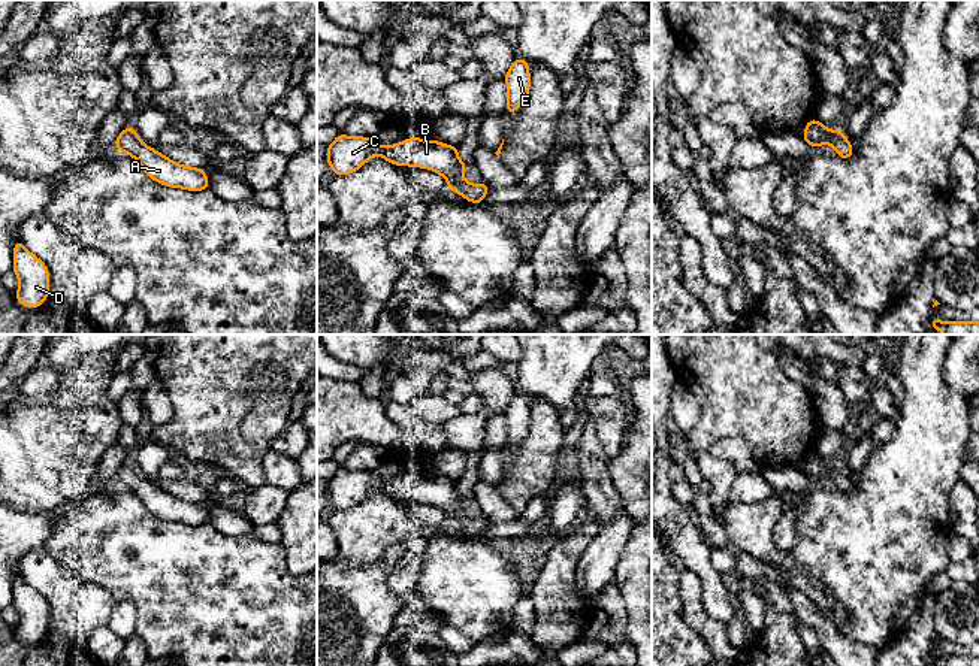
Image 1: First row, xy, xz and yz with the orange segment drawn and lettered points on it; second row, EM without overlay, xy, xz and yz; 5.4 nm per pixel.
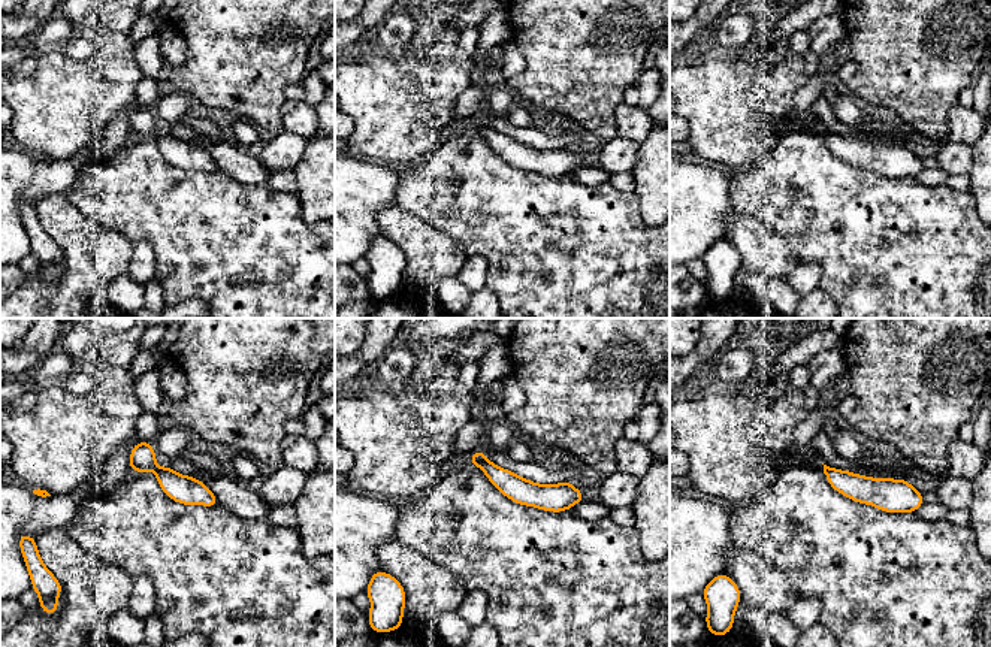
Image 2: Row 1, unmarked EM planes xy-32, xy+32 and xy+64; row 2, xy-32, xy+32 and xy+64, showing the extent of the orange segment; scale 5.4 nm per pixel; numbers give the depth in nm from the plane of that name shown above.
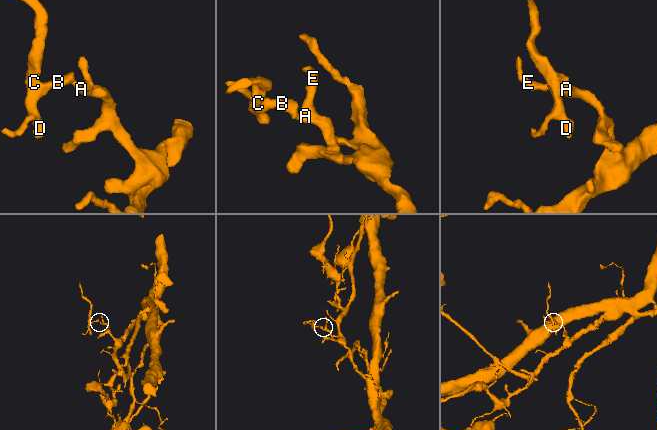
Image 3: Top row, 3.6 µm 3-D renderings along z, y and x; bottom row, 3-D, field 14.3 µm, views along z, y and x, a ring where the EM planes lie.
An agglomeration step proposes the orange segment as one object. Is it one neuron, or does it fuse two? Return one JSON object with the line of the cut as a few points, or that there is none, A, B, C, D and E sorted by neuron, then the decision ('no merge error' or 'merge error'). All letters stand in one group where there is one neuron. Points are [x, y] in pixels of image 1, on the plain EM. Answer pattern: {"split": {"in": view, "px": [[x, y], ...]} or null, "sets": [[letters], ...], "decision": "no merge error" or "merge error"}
{"split": null, "sets": [["A", "B", "C", "D", "E"]], "decision": "no merge error"}

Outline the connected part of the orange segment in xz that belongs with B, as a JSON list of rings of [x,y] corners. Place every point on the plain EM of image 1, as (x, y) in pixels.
[[[339,469],[326,482],[327,500],[336,511],[354,508],[372,491],[381,490],[390,499],[411,500],[433,505],[445,512],[448,524],[463,530],[468,536],[480,539],[492,524],[486,517],[469,518],[463,515],[465,496],[457,491],[459,481],[410,472],[390,481],[380,481],[374,472],[350,472]]]

